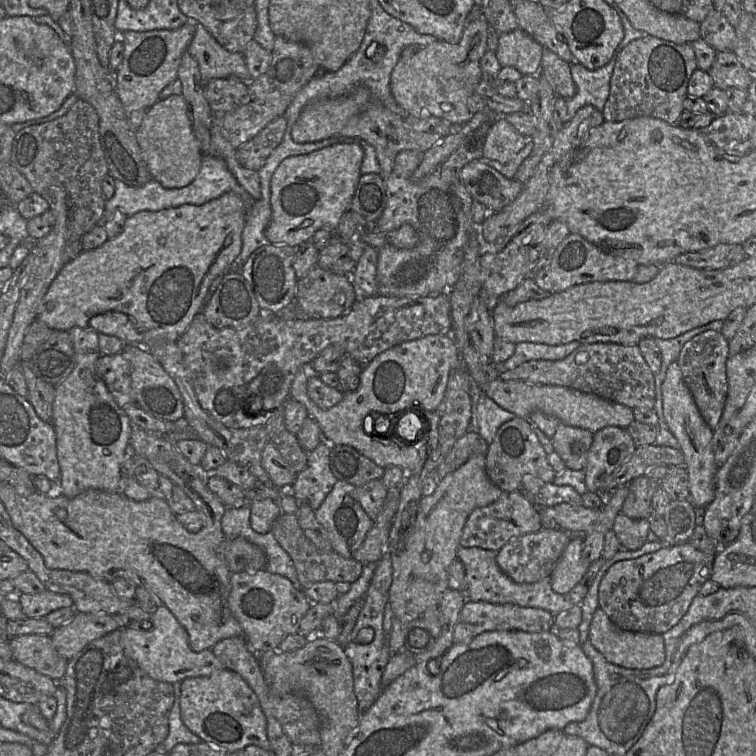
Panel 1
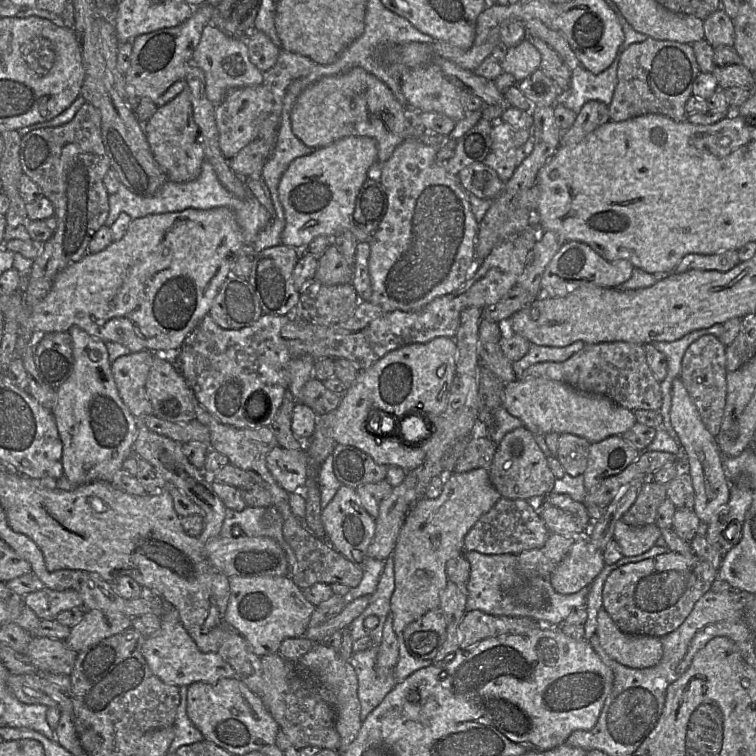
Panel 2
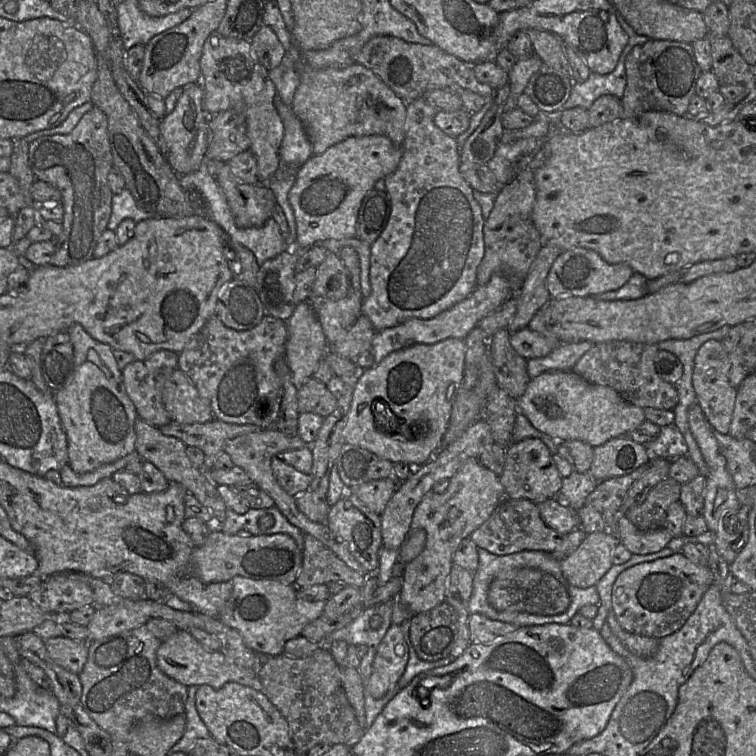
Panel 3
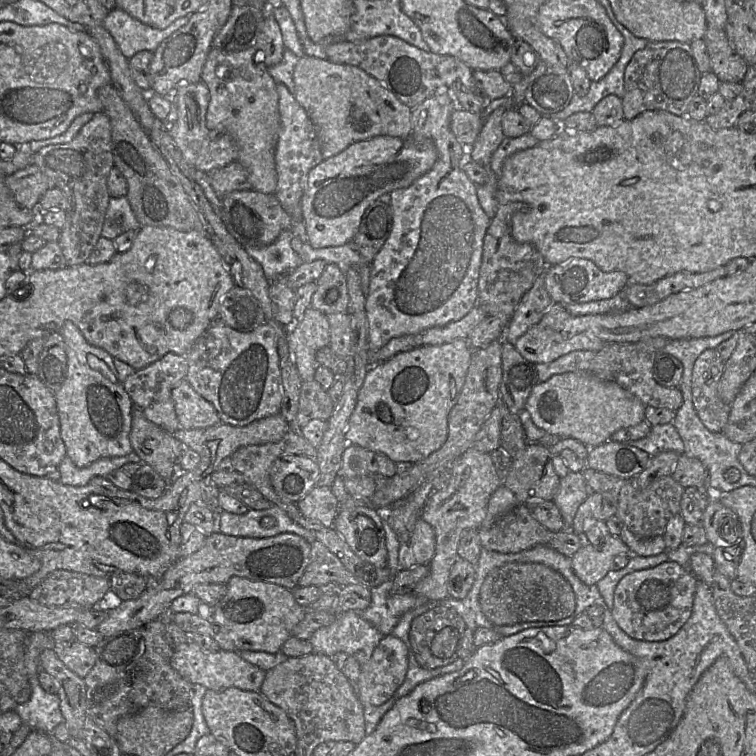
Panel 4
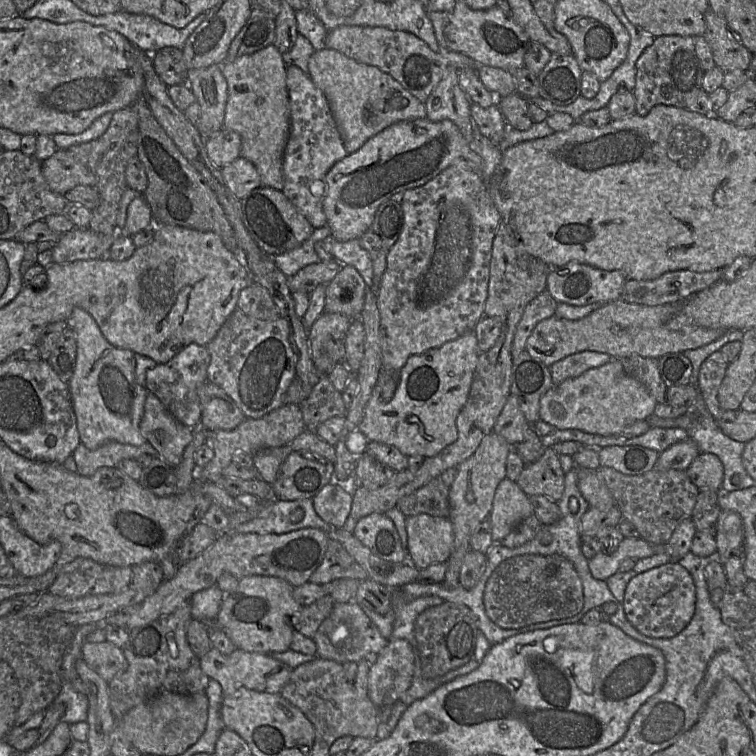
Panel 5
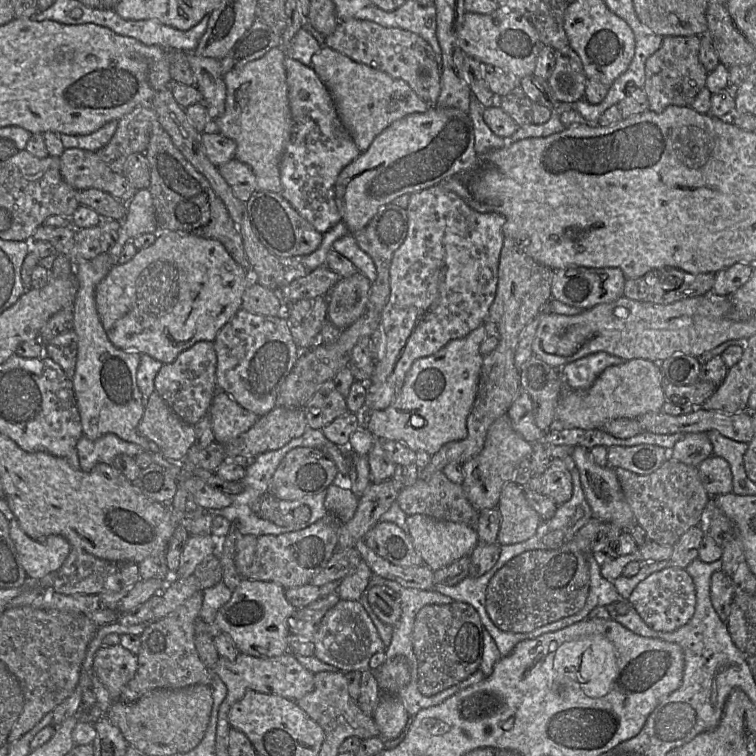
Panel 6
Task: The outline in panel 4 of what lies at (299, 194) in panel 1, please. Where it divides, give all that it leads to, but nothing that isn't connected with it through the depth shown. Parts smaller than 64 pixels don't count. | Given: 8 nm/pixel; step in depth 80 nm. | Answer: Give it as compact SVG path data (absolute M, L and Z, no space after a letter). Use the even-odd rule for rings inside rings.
M381 135L352 143L342 152L324 159L309 172L301 199L309 244L322 248L351 242L372 202L394 190L409 187L433 167L437 158L437 149L431 140Z

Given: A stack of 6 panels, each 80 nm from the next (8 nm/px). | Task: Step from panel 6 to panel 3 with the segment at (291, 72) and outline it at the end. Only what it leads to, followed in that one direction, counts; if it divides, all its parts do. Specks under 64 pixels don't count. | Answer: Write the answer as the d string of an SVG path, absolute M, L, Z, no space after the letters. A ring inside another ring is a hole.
M278 94L275 97L275 106L284 124L284 136L279 148L281 165L283 164L298 169L314 155L311 142L301 120L295 115L291 106L281 101Z

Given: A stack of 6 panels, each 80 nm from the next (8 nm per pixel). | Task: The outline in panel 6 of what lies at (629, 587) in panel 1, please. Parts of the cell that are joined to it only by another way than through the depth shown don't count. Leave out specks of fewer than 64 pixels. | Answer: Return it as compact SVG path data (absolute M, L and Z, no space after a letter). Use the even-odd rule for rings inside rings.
M669 566L642 580L627 601L650 628L671 632L687 624L693 617L696 609L695 584L685 569Z

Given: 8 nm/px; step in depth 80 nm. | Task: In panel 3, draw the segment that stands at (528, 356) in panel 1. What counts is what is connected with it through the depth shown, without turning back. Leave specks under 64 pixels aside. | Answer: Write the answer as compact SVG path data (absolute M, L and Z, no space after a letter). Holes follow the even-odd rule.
M589 341L560 344L547 356L527 360L527 372L532 378L550 370L572 371L577 361L593 346Z

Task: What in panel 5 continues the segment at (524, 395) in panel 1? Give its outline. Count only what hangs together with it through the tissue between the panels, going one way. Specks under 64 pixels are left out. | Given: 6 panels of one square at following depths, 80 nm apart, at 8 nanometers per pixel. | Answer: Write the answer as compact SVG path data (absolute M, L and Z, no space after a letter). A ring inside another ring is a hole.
M614 359L551 388L540 399L539 417L558 430L578 429L609 436L636 421L646 420L657 404L647 388L624 371L619 359Z

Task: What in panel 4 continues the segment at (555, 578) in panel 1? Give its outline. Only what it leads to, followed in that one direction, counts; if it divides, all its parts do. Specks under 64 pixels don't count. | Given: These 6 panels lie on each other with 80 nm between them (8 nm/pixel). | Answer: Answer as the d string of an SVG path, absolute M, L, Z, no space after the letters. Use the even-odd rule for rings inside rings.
M611 535L602 546L585 543L571 556L572 569L582 583L595 585L613 569L617 555L629 552L619 536Z

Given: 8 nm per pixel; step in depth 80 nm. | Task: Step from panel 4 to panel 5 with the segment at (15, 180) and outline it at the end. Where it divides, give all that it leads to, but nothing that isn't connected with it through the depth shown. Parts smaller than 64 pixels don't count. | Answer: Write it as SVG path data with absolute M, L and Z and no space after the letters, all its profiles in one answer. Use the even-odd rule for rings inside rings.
M59 149L42 162L42 174L51 191L64 195L76 186L97 184L96 175L83 164L77 162L66 149Z

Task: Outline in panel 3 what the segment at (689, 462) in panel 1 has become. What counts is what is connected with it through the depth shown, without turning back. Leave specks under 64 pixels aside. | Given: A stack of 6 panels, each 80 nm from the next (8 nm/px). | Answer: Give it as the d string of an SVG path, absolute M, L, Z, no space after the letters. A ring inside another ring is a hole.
M698 402L690 407L688 411L688 422L690 431L696 440L707 465L707 474L702 475L705 477L705 502L702 516L705 519L708 530L715 536L718 532L720 532L720 526L718 523L723 515L725 515L723 512L724 510L730 510L728 511L728 515L730 517L729 519L734 527L739 529L739 521L736 513L740 507L740 503L736 497L736 488L730 474L726 469L726 459L720 453L717 442L713 437L712 433L714 432L714 429L707 421Z

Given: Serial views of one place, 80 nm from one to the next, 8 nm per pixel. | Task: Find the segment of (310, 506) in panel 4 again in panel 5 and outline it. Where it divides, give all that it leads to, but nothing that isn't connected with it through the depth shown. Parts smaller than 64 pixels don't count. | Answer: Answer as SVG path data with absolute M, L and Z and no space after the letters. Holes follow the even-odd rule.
M337 484L325 485L312 498L316 513L330 526L343 528L350 515L352 492Z

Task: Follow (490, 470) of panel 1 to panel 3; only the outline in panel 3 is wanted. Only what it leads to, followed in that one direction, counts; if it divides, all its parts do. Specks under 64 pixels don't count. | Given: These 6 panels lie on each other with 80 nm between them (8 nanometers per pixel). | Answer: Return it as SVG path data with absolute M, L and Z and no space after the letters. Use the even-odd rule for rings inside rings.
M526 438L512 442L506 447L505 465L499 480L507 498L527 499L533 502L556 498L562 486L562 479L550 450L541 439Z

